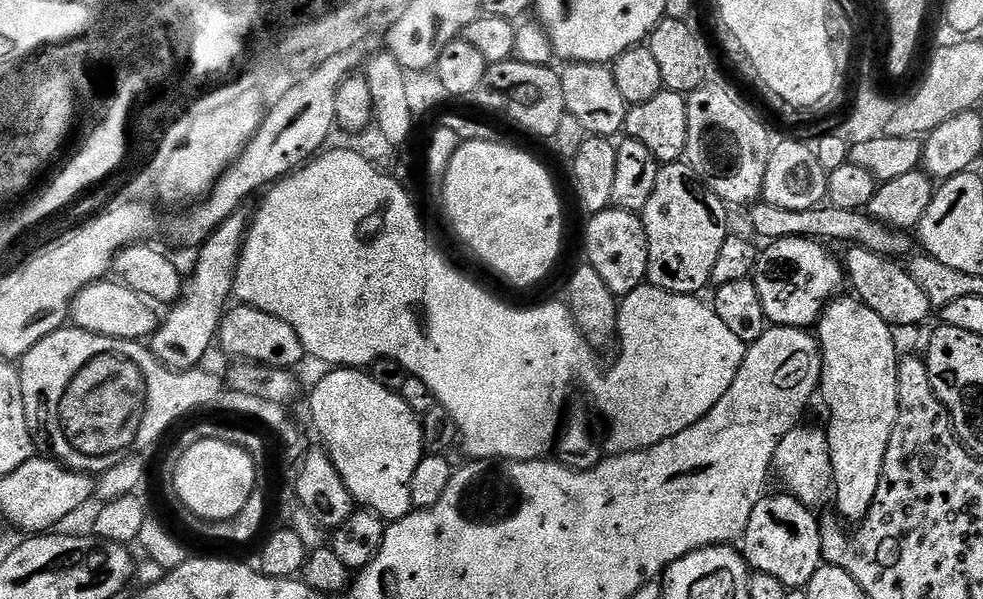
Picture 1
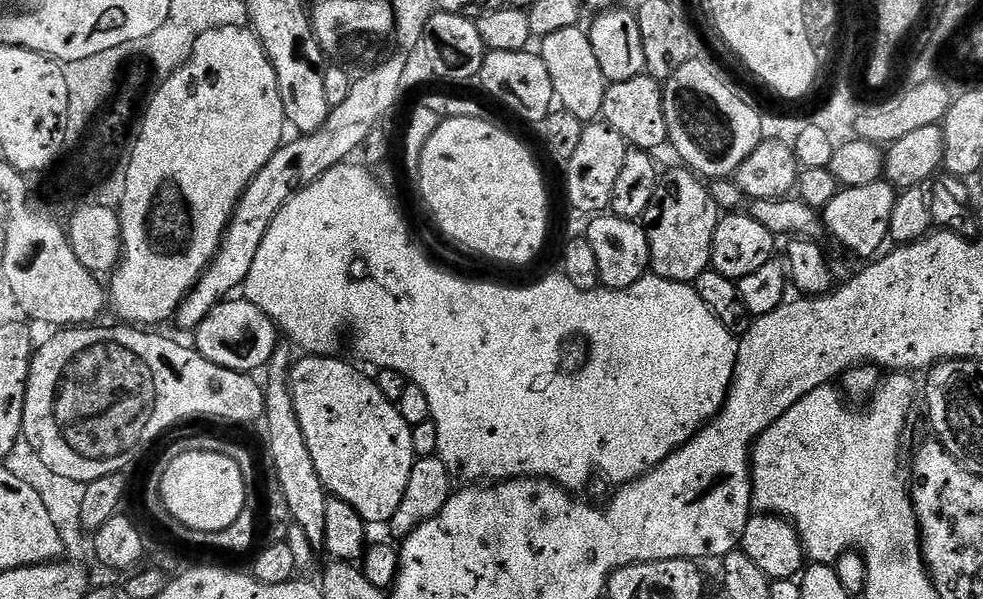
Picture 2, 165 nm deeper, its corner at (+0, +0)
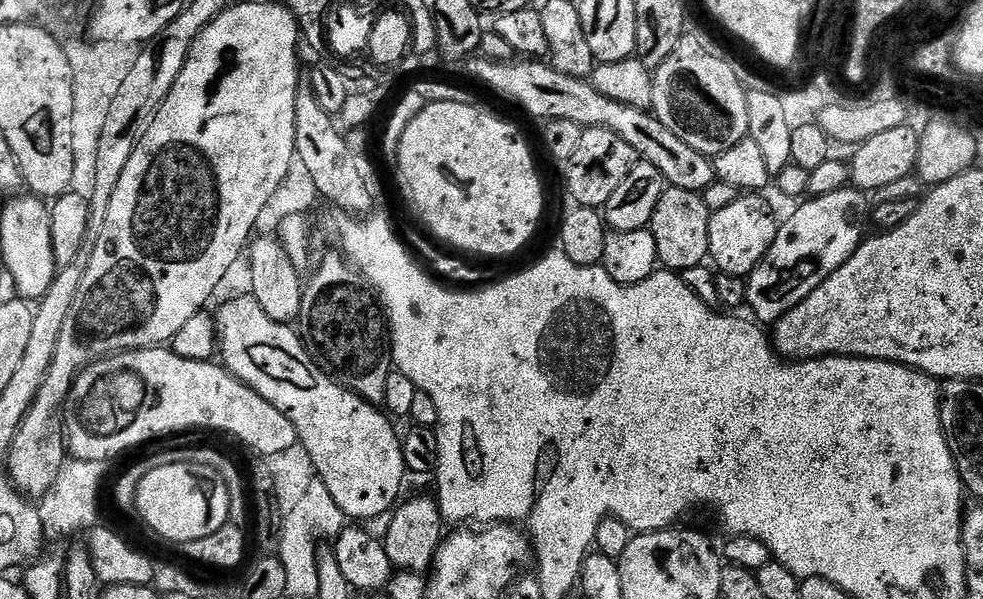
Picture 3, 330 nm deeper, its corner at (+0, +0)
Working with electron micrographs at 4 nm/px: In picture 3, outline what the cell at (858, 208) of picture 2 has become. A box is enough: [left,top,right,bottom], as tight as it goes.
[744,186,870,326]

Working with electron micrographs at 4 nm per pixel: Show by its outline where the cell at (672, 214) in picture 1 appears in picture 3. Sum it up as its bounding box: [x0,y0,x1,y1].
[650,187,712,274]

